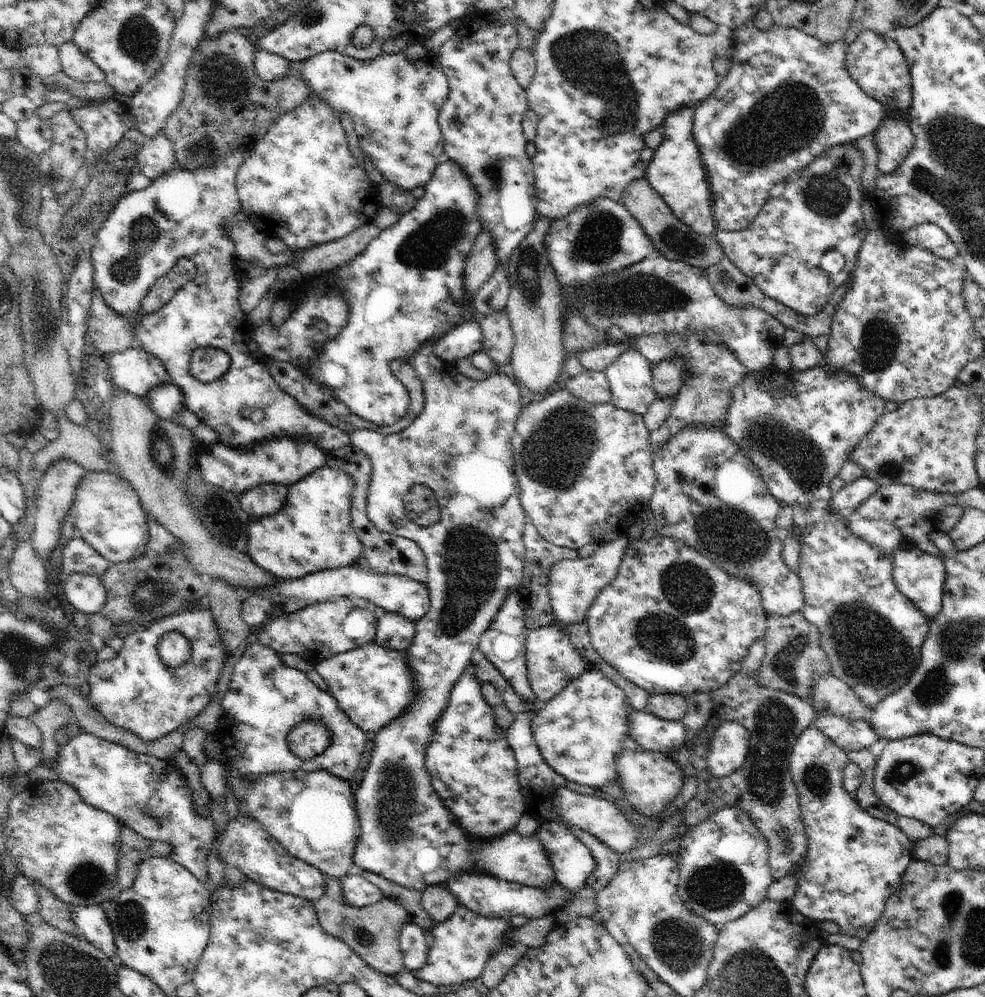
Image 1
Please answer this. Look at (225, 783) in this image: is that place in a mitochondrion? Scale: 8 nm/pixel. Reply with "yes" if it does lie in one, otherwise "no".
no

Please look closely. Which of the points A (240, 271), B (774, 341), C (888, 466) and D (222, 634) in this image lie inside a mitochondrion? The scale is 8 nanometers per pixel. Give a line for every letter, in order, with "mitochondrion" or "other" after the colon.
A: other
B: other
C: mitochondrion
D: other

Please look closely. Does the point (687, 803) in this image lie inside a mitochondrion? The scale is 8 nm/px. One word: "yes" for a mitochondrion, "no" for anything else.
no

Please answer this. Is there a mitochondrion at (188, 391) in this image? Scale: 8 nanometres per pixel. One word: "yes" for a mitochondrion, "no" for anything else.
no

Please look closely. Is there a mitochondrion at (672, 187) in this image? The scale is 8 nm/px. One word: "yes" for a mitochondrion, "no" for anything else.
no

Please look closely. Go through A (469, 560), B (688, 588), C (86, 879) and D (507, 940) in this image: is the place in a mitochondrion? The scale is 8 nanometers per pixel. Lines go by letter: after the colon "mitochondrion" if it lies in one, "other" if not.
A: mitochondrion
B: mitochondrion
C: mitochondrion
D: other

